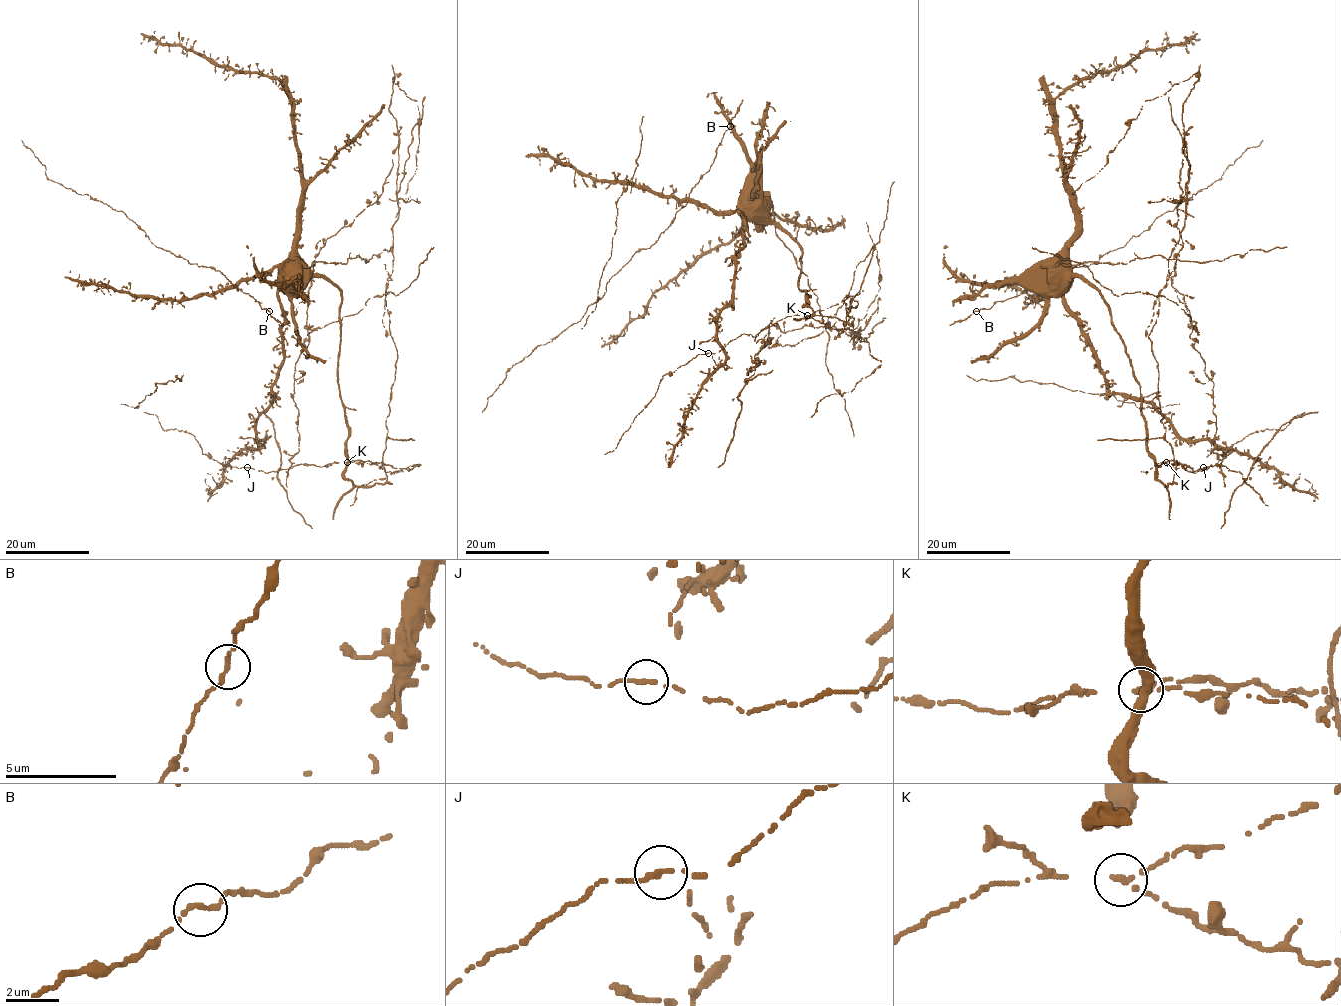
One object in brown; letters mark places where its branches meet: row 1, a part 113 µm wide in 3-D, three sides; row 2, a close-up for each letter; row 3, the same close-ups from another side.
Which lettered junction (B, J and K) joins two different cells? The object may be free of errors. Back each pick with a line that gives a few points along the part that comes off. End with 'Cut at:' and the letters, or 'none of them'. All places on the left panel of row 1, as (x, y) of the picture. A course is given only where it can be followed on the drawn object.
Cut at: K

